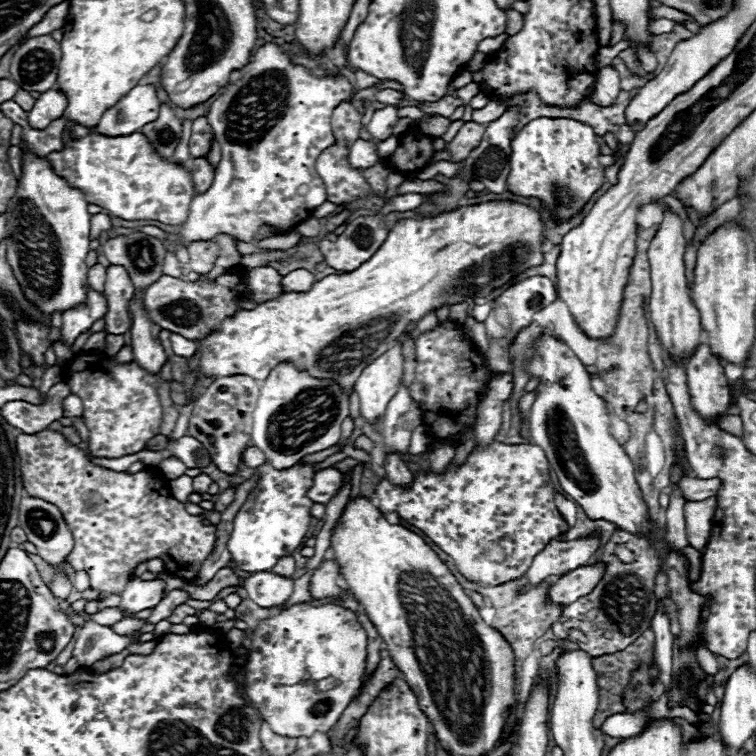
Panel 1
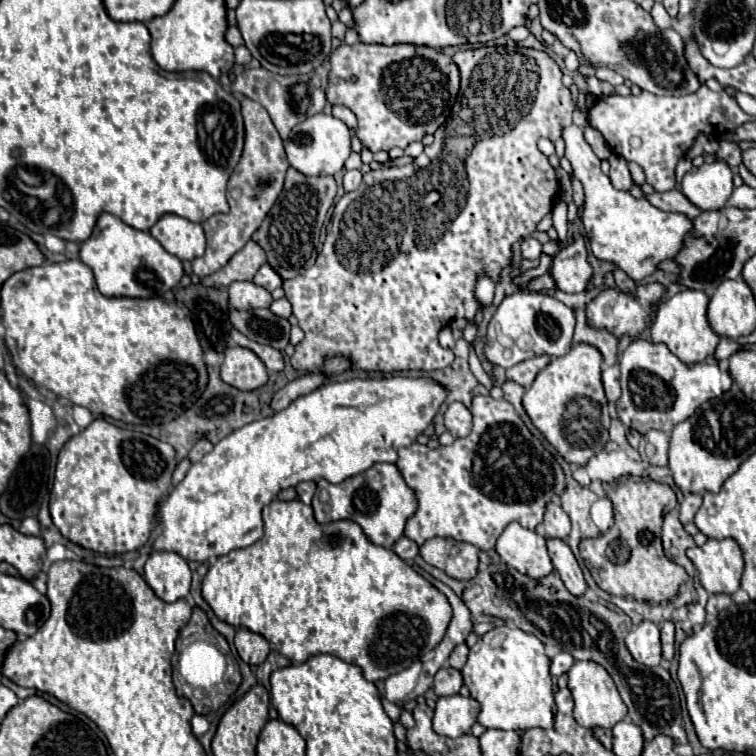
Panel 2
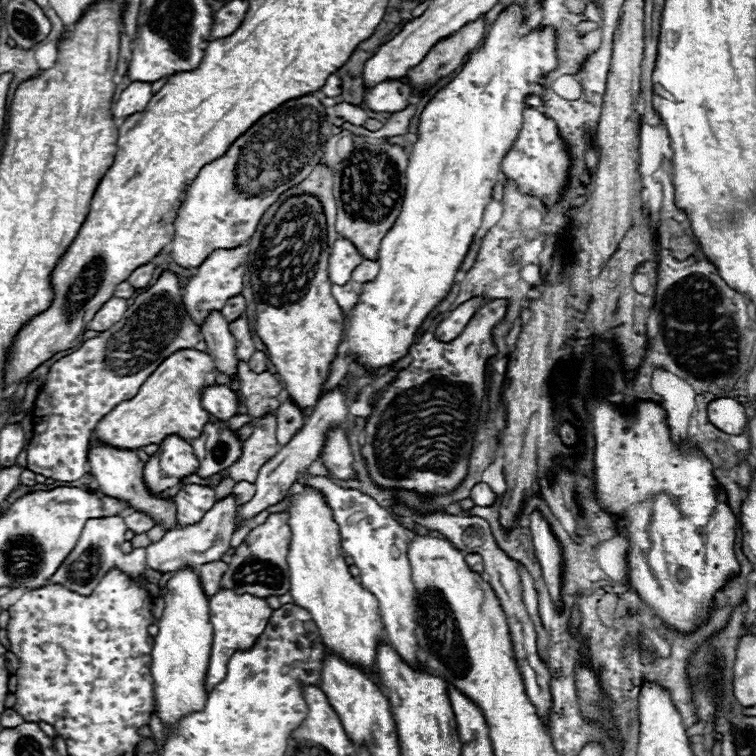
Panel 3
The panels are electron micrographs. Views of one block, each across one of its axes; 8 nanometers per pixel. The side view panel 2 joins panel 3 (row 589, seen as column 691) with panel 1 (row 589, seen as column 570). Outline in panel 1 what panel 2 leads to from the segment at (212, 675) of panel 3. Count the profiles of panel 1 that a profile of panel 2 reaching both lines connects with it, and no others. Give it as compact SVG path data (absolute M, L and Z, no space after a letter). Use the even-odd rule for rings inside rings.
M132 576L128 580L128 586L124 588L122 602L118 606L128 612L140 612L144 608L154 608L164 598L164 588L166 588L166 582L160 578L140 580Z

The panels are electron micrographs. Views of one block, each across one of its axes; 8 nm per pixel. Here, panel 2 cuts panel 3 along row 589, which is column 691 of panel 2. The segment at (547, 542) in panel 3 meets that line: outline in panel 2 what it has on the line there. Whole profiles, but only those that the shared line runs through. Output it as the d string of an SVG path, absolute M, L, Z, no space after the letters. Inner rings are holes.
M708 540L704 546L688 548L688 558L710 594L734 594L744 572L744 554L736 540Z

